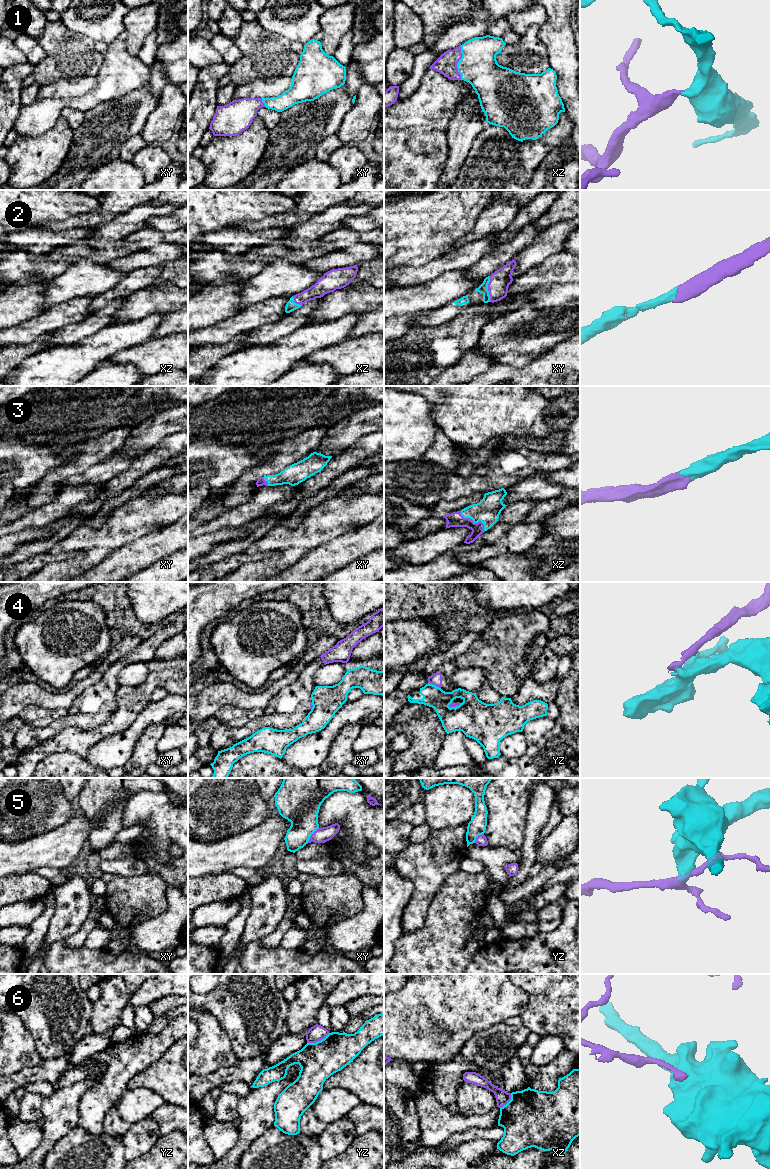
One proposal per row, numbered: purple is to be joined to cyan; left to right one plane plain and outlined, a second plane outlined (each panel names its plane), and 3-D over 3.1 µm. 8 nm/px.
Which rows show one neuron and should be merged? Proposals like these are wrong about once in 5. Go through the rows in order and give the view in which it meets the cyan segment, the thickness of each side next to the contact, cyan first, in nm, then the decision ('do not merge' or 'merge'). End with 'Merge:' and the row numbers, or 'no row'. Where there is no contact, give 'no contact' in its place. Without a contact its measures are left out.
1: contact in xz; calibres 300 and 170 nm; merge
2: contact in xy; calibres 80 and 160 nm; merge
3: contact in xz; calibres 200 and 120 nm; merge
4: contact in yz; calibres 170 and 100 nm; do not merge
5: contact in xy; calibres 320 and 120 nm; do not merge
6: contact in yz; calibres 300 and 130 nm; do not merge
Merge: 1, 2, 3

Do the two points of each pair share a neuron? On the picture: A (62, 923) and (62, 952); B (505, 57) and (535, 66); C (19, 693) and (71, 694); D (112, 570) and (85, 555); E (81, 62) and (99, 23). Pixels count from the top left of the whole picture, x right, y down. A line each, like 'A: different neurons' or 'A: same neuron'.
A: different neurons
B: same neuron
C: same neuron
D: different neurons
E: different neurons

